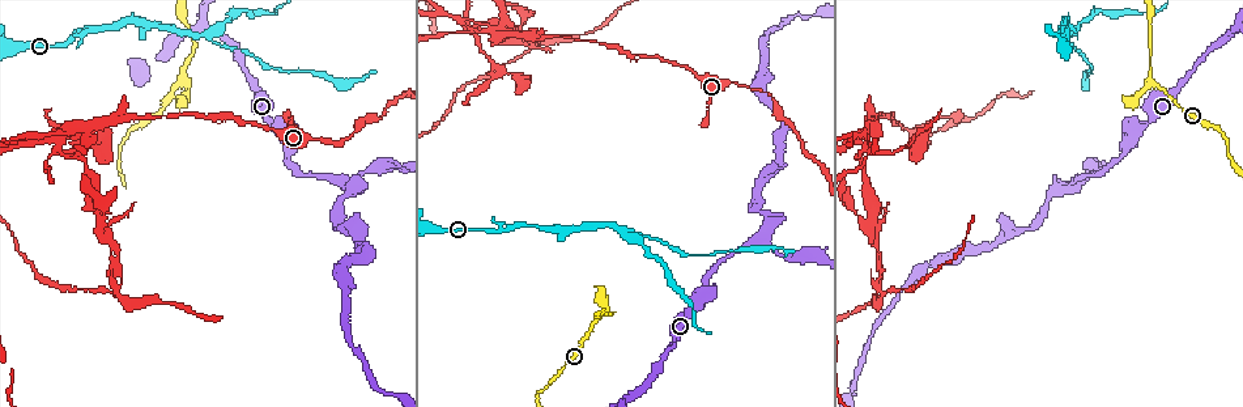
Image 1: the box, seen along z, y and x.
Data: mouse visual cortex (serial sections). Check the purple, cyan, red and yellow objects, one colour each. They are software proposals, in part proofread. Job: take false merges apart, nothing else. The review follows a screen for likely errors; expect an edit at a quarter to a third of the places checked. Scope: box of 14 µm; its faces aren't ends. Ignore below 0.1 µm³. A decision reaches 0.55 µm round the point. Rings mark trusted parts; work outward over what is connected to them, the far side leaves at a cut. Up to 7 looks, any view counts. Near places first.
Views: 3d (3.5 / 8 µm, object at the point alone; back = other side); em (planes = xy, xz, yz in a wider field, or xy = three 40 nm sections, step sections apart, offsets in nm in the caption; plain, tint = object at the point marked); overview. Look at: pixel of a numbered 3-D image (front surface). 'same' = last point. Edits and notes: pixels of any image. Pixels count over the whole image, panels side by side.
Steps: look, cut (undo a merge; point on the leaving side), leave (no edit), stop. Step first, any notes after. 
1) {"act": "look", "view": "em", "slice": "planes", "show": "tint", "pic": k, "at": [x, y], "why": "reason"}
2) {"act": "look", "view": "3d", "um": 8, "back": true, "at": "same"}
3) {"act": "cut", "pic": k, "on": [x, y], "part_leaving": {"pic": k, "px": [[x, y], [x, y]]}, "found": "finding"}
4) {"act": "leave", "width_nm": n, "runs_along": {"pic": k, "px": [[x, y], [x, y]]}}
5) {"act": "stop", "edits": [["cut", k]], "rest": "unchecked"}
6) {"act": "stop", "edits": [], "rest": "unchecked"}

{"act": "look", "view": "3d", "um": 8, "back": true, "pic": 1, "at": [622, 231], "why": "three arms meet"}

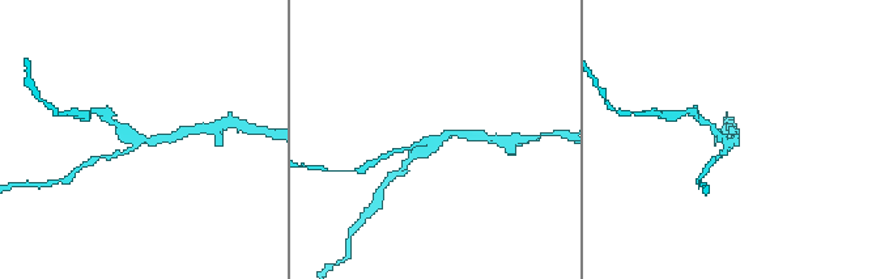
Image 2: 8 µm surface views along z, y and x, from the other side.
{"act": "look", "view": "3d", "um": 3.5, "pic": 2, "at": [726, 140], "why": "closer look"}

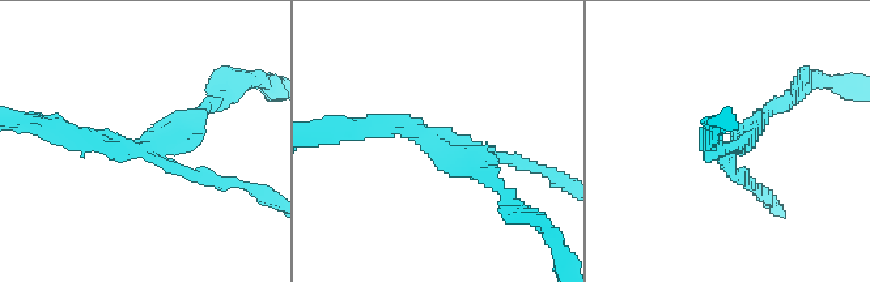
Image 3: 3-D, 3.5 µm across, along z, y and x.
{"act": "cut", "pic": 3, "on": [480, 165], "part_leaving": {"pic": 3, "px": [[717, 150], [741, 142], [777, 106]]}, "found": "a second cell is stuck on"}

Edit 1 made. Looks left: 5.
{"act": "look", "view": "3d", "um": 3.5, "pic": 1, "at": [184, 82], "why": "arms part here"}

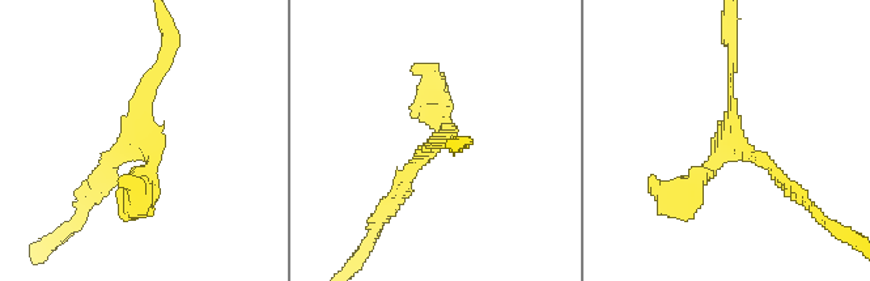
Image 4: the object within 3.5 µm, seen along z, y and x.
{"act": "look", "view": "em", "slice": "xy", "step": 3, "show": "tint", "pic": 4, "at": [142, 139], "why": "need the tissue"}

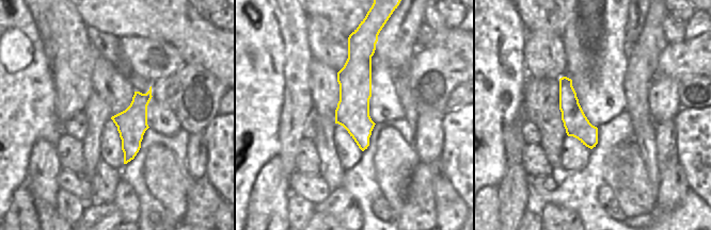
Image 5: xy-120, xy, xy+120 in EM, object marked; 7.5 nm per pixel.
{"act": "leave", "runs_along": {"pic": 5, "px": [[363, 44], [359, 60], [362, 146]]}, "found": "one cell here"}

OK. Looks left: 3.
{"act": "look", "view": "3d", "um": 3.5, "pic": 1, "at": [900, 125], "why": "narrows sharply"}

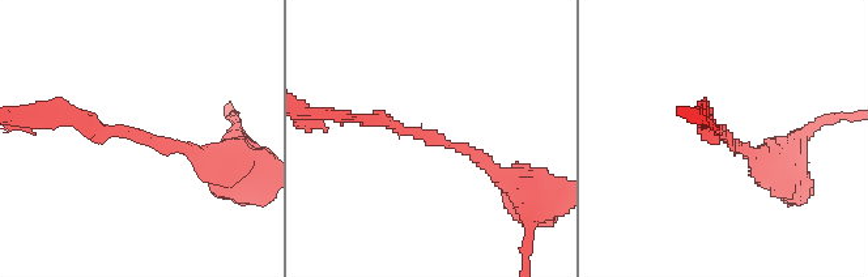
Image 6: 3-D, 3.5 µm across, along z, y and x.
{"act": "look", "view": "em", "slice": "planes", "show": "tint", "pic": 6, "at": [150, 143], "arm_widths_nm": [150, 250], "why": "now the EM"}

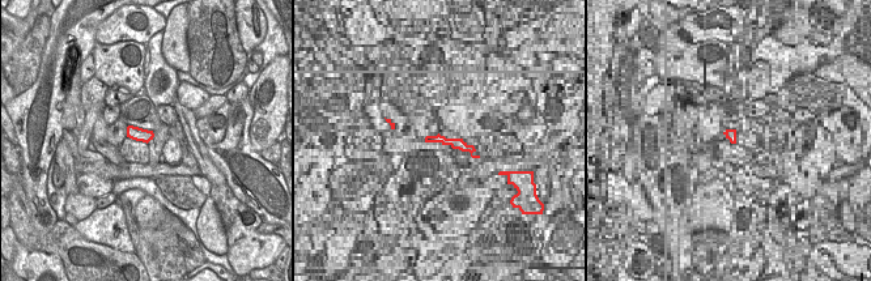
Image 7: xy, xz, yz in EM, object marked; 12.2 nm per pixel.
{"act": "leave", "found": "all the same cell"}

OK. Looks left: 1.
{"act": "stop", "edits": [["cut", 3]], "rest": "unchecked"}

